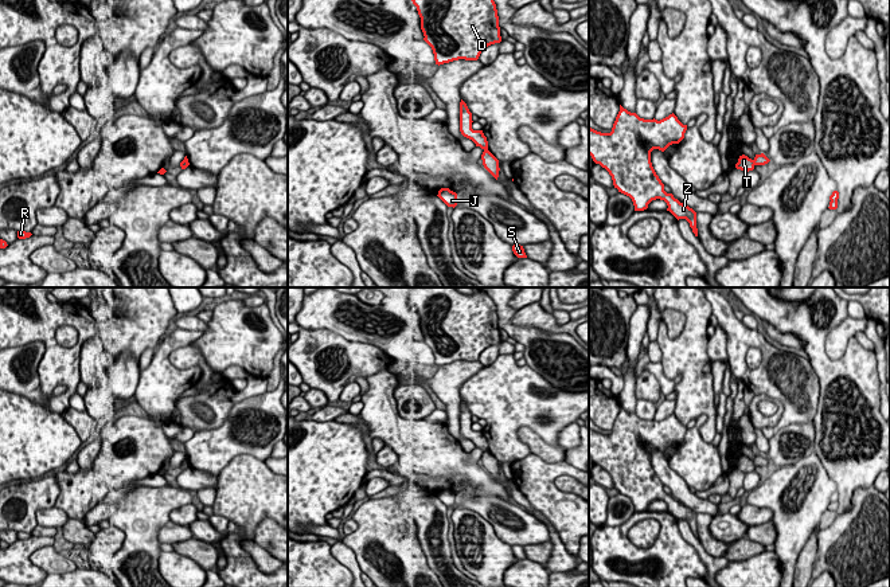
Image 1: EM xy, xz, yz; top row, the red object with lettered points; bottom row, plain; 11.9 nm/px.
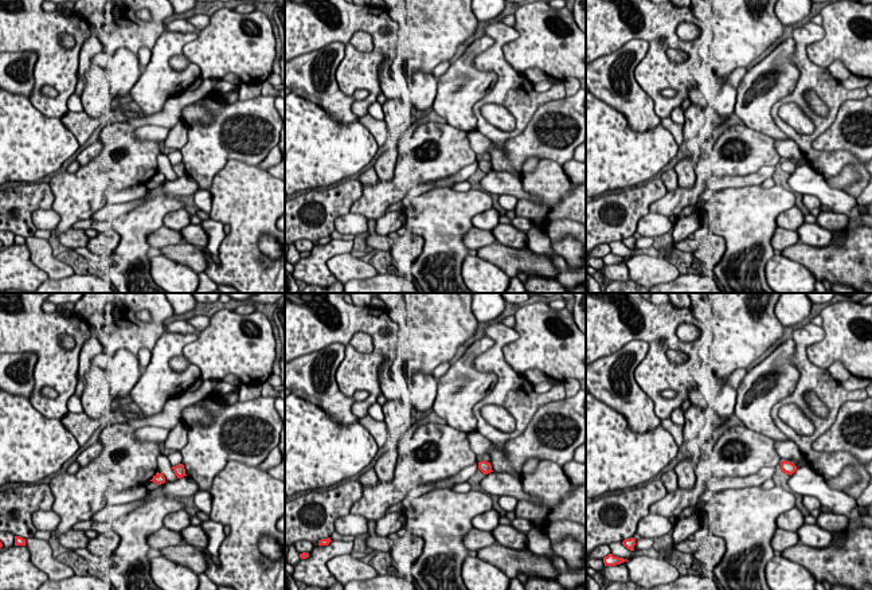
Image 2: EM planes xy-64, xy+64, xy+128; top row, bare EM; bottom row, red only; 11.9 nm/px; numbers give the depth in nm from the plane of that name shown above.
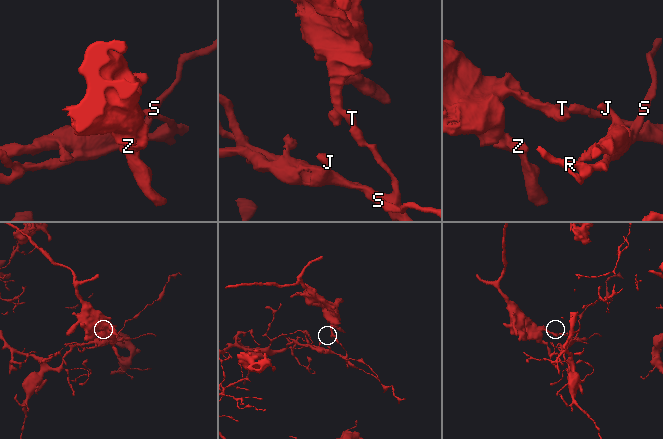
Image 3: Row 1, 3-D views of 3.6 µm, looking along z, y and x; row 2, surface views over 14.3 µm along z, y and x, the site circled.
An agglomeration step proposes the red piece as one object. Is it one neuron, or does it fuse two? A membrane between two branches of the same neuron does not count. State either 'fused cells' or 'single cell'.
fused cells

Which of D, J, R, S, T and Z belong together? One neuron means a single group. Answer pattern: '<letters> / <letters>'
D T Z / J R S

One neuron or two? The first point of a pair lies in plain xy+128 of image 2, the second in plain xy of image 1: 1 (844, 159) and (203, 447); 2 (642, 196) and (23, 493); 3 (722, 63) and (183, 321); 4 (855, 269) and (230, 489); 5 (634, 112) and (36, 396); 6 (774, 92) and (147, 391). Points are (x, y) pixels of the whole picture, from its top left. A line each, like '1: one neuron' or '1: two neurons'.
1: two neurons
2: one neuron
3: two neurons
4: two neurons
5: one neuron
6: one neuron

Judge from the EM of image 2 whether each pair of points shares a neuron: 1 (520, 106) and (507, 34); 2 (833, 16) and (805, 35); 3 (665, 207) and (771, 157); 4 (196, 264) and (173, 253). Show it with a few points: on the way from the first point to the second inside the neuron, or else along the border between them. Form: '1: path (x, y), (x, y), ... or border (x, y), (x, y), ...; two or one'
1: path (511, 89), (504, 70), (497, 63), (497, 51); one
2: border (821, 24), (824, 35), (812, 42), (806, 53); two
3: path (692, 192), (718, 163), (745, 161); one
4: path (191, 258), (186, 253), (179, 253); one

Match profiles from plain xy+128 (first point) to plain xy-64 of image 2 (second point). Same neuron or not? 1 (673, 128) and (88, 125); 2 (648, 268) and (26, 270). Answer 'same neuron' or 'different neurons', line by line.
1: same neuron
2: different neurons

